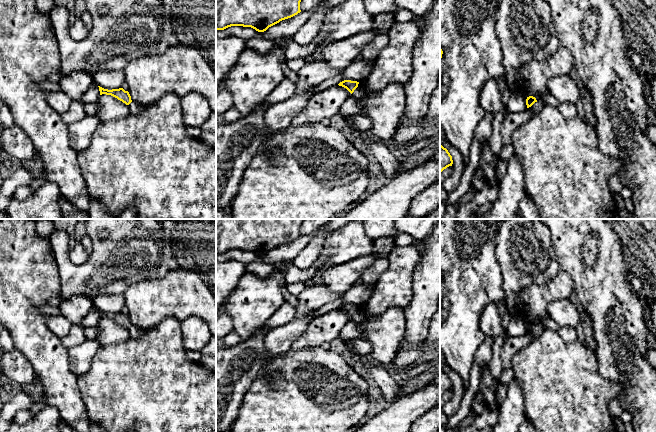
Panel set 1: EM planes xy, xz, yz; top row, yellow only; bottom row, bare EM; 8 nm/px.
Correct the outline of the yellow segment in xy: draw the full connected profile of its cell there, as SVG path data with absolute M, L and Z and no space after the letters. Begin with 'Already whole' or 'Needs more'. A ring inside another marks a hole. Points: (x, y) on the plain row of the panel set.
Needs more. M100 310L98 311L100 319L102 318L111 319L117 322L118 324L122 325L123 327L125 327L130 334L130 338L138 339L144 334L143 330L140 330L131 324L129 316L125 315L123 312L108 314Z

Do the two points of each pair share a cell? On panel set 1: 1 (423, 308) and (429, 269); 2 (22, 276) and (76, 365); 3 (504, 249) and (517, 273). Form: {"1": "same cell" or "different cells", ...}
{"1": "same cell", "2": "different cells", "3": "same cell"}

